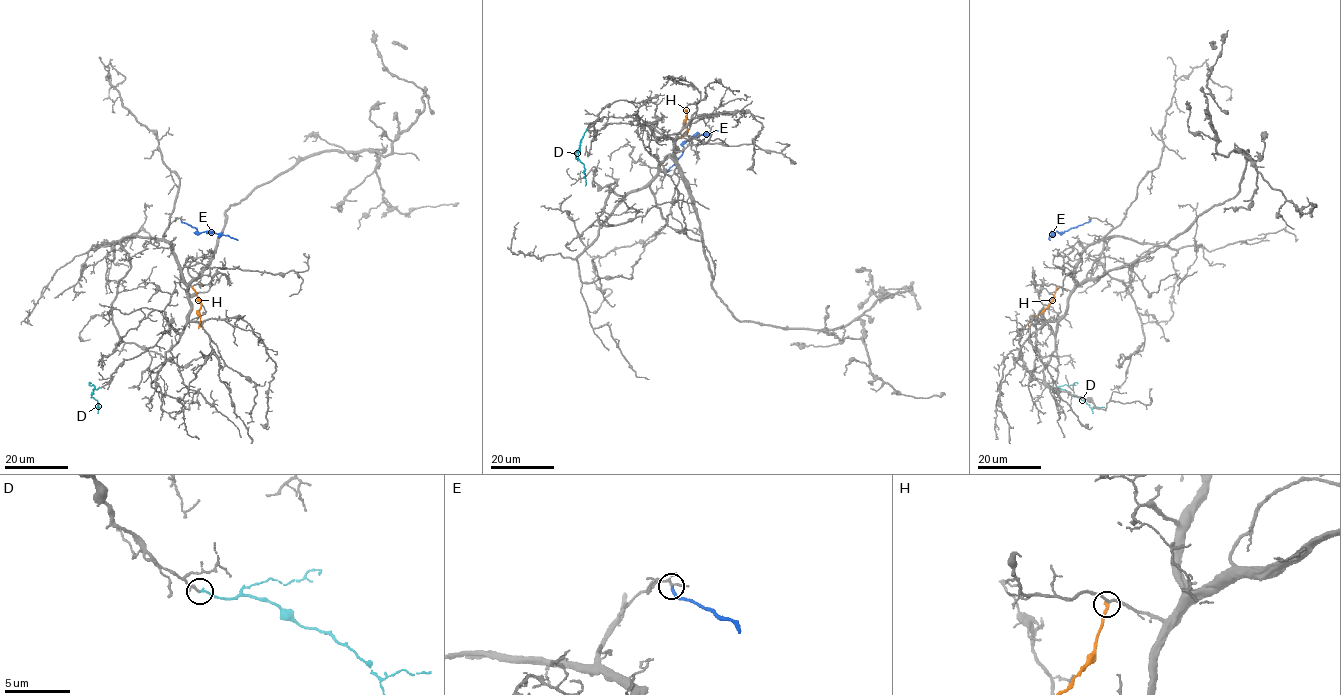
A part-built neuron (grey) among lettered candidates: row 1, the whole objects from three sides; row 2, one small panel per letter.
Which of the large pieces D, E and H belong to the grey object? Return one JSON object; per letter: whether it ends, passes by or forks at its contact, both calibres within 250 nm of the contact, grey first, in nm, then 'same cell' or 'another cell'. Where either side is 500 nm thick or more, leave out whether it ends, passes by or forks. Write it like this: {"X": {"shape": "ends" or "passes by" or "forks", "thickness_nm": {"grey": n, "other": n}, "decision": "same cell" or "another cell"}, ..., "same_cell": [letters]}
{"D": {"shape": "ends", "thickness_nm": {"grey": 160, "other": 180}, "decision": "same cell"}, "E": {"shape": "ends", "thickness_nm": {"grey": 140, "other": 240}, "decision": "another cell"}, "H": {"shape": "ends", "thickness_nm": {"grey": 220, "other": 240}, "decision": "another cell"}, "same_cell": ["D"]}

